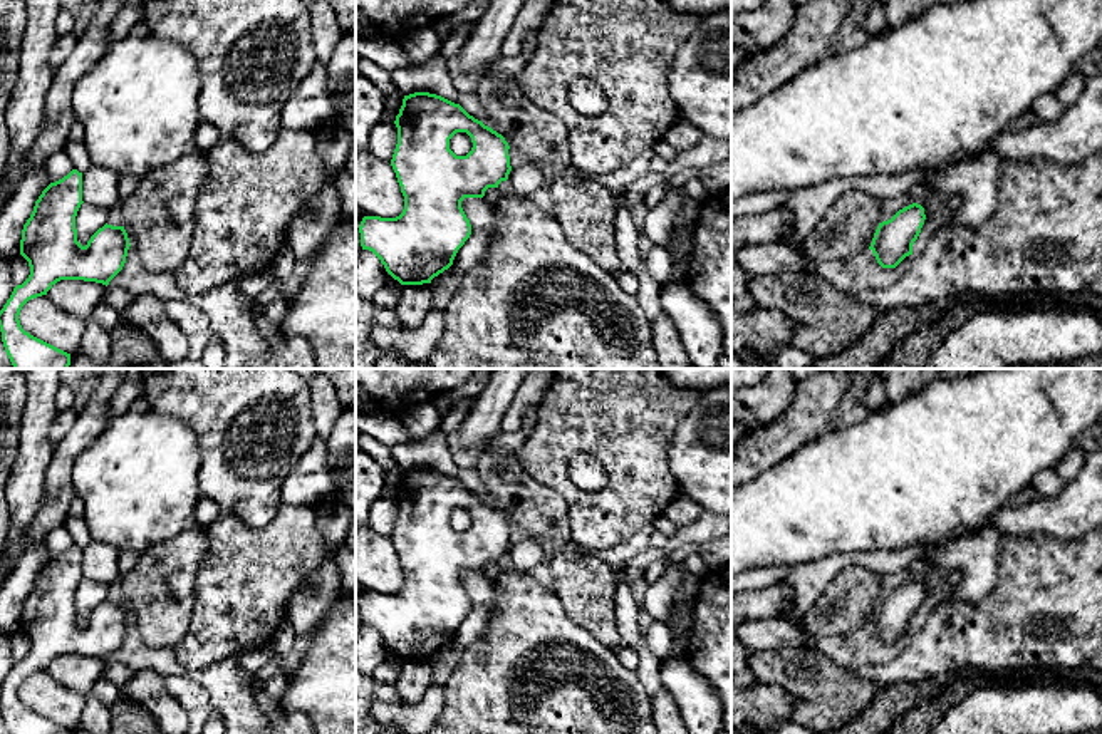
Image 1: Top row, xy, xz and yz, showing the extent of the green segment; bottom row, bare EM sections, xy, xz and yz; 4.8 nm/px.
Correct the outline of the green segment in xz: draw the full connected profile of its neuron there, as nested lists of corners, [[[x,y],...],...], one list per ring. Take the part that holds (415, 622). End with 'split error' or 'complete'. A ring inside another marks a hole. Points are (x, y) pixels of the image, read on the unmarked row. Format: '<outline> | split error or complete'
[[[429,468],[404,471],[394,499],[398,519],[391,541],[404,571],[404,585],[396,593],[364,592],[359,602],[361,622],[372,627],[401,660],[431,659],[453,640],[471,610],[461,576],[483,573],[488,563],[498,563],[508,555],[510,521],[502,509],[470,491],[460,479]],[[456,508],[471,513],[473,523],[466,531],[456,531],[450,525],[450,514]]] | complete

